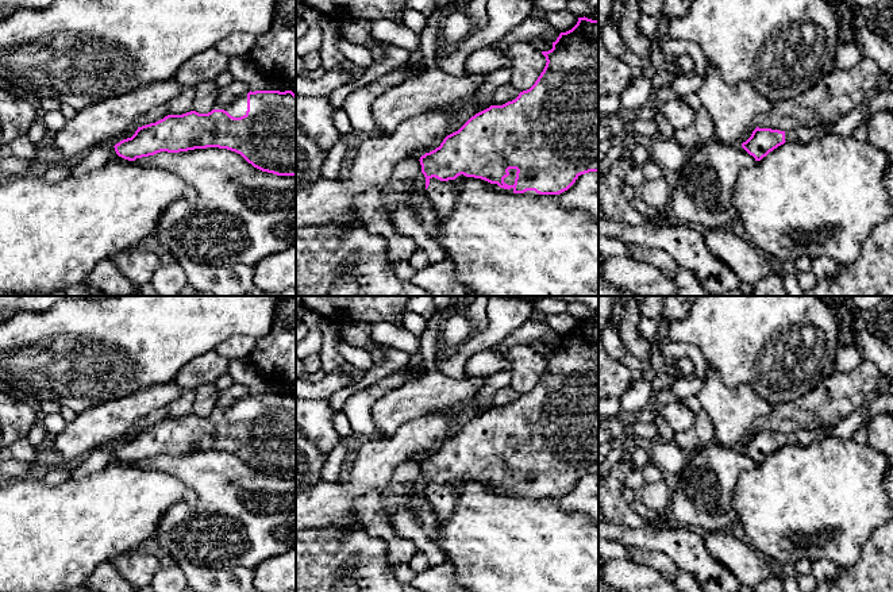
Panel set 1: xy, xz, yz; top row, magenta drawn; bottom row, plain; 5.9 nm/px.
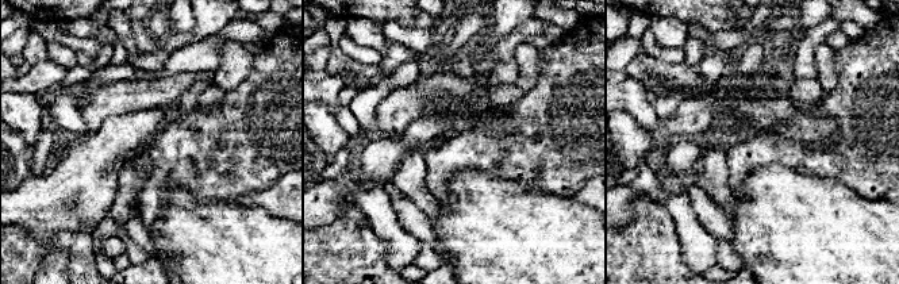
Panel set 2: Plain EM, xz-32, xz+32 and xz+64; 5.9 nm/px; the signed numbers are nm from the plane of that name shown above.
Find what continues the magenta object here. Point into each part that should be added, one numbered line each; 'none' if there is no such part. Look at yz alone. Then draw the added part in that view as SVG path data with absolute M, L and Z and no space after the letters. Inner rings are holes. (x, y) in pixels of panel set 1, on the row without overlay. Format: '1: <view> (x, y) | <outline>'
1: yz (803, 437) | M835 424L821 426L816 430L798 430L785 435L785 443L808 446L813 442L817 442L831 434Z

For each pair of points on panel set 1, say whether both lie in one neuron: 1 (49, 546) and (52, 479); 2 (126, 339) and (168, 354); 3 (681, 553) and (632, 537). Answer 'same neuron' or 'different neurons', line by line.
1: different neurons
2: same neuron
3: same neuron

